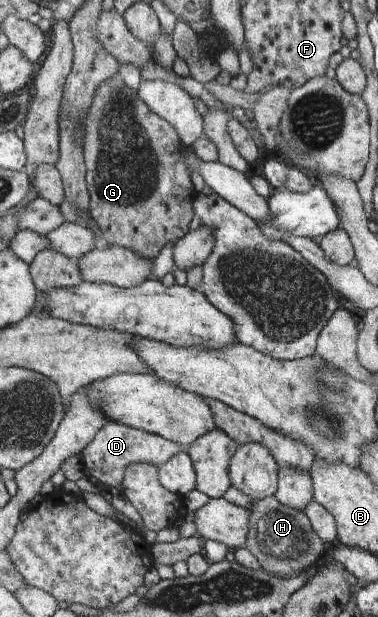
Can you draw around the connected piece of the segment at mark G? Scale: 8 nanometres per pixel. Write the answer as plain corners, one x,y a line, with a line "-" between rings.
115,74
96,86
93,103
86,117
83,154
86,158
87,166
87,189
90,191
91,198
88,211
90,217
100,225
105,246
120,246
134,249
138,254
142,254
143,257
154,259
162,253
162,249
164,249
168,243
175,243
175,241
178,241
182,236
186,236
190,231
191,221
195,219
196,197
200,195
200,192
196,191
196,181
192,181
192,165
188,165
188,157
184,157
186,146
184,145
184,141
180,141
176,131
168,121
164,121
156,113
152,112
143,102
143,98
139,96
137,90
126,85
120,75

